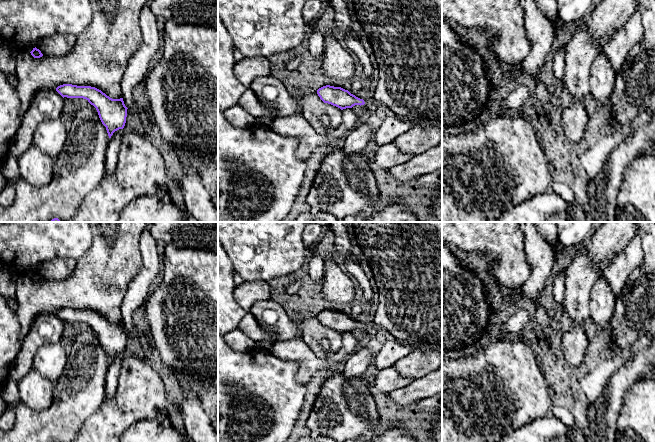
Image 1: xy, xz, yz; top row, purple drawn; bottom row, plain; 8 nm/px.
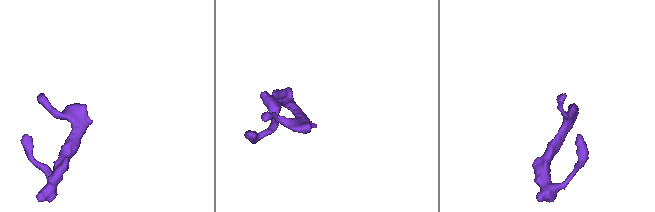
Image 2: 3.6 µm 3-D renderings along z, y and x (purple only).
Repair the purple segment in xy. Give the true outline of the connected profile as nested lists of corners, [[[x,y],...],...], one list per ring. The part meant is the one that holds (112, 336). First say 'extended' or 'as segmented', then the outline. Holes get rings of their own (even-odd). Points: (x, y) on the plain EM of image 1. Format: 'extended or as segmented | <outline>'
as segmented | [[[63,308],[56,315],[64,322],[83,322],[93,329],[102,348],[106,351],[109,362],[126,347],[127,331],[123,322],[112,323],[101,314],[91,310]]]

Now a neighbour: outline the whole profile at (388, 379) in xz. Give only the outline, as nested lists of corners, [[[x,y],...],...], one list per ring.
[[[394,367],[380,370],[374,381],[374,387],[382,393],[388,394],[409,385],[414,379],[397,372]]]

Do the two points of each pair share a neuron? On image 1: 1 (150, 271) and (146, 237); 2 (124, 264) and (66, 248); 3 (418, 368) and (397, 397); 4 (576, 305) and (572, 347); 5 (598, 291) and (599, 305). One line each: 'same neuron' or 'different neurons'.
1: same neuron
2: different neurons
3: different neurons
4: different neurons
5: same neuron

